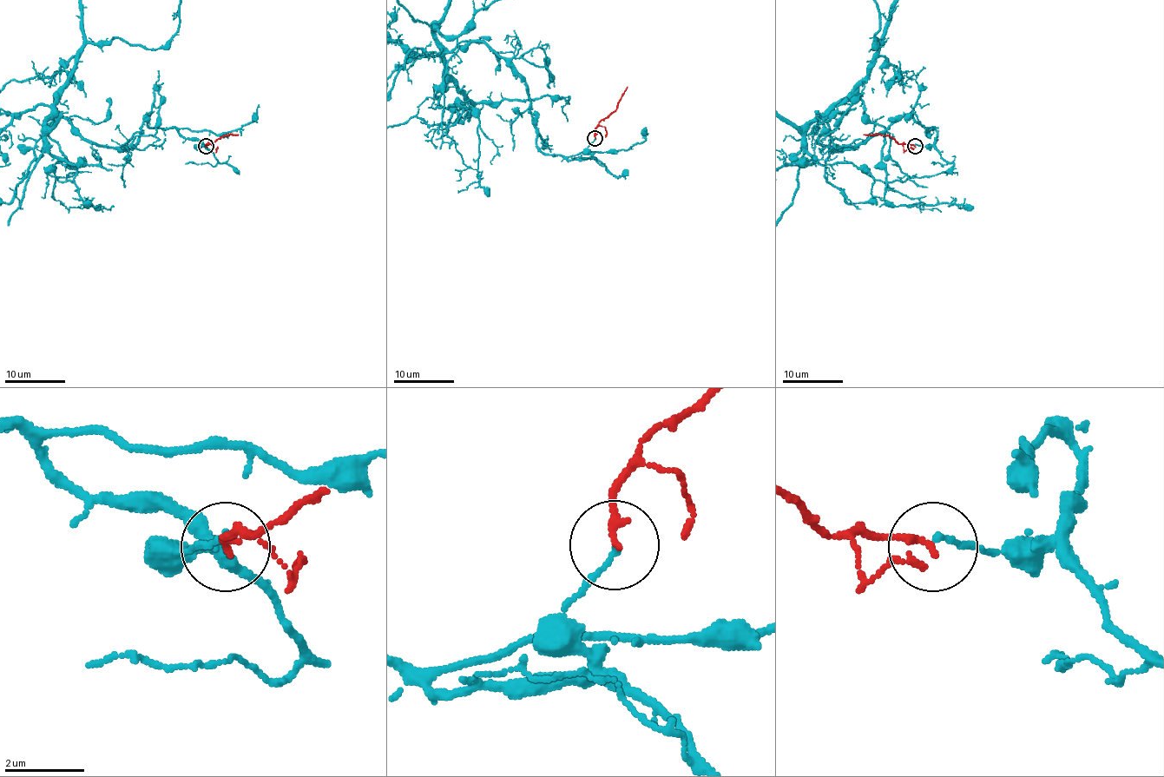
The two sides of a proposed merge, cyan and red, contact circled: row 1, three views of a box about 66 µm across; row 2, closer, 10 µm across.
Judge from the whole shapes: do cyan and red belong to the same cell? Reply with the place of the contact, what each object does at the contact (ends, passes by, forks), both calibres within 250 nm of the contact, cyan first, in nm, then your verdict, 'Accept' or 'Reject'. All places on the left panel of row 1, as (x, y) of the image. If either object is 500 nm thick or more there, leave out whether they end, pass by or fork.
Place: (206, 146). At the ring cyan ends. At the ring red ends. Thickness 120 nm (cyan) against 200 nm. Reject

